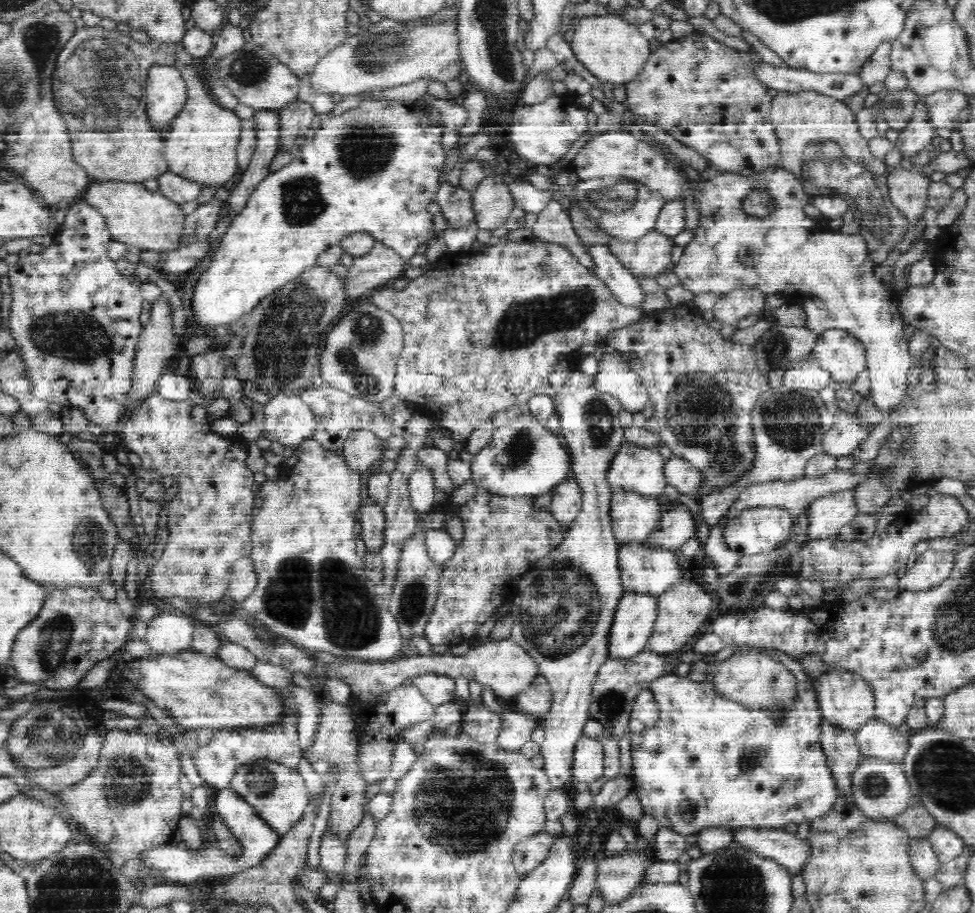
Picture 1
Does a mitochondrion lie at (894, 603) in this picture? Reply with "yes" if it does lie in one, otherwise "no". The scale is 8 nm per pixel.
no

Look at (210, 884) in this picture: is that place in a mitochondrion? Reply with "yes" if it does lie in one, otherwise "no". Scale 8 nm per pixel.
no

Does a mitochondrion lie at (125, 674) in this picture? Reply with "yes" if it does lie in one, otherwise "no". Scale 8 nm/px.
no

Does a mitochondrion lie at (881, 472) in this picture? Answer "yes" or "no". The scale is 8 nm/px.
no

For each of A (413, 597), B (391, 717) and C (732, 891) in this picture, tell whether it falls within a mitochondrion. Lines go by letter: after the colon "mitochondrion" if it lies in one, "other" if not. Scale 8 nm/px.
A: mitochondrion
B: other
C: mitochondrion

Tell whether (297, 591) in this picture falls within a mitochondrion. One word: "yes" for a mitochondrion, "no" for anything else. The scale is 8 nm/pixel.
yes

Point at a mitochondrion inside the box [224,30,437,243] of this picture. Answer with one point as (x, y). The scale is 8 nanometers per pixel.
(362, 151)

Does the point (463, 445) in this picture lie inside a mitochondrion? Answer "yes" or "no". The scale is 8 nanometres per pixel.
no

